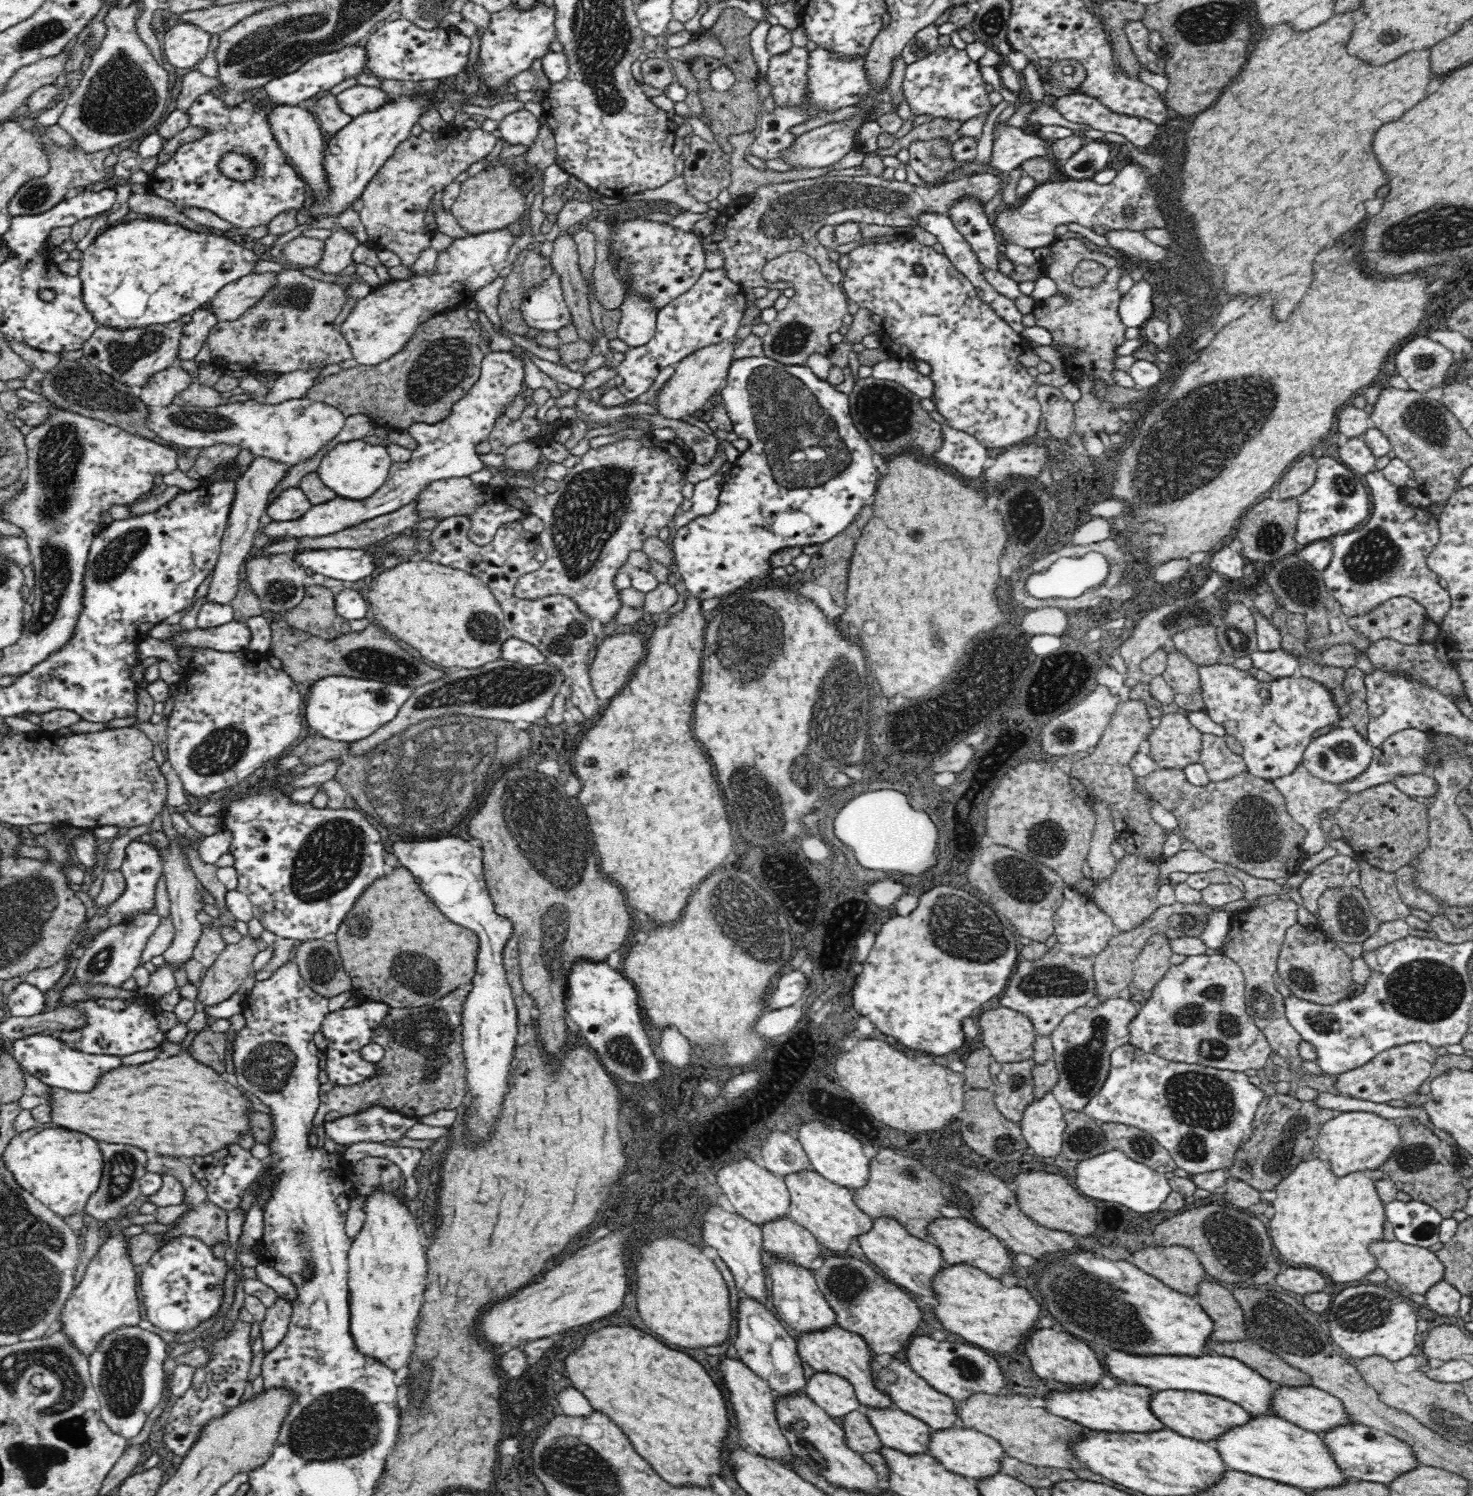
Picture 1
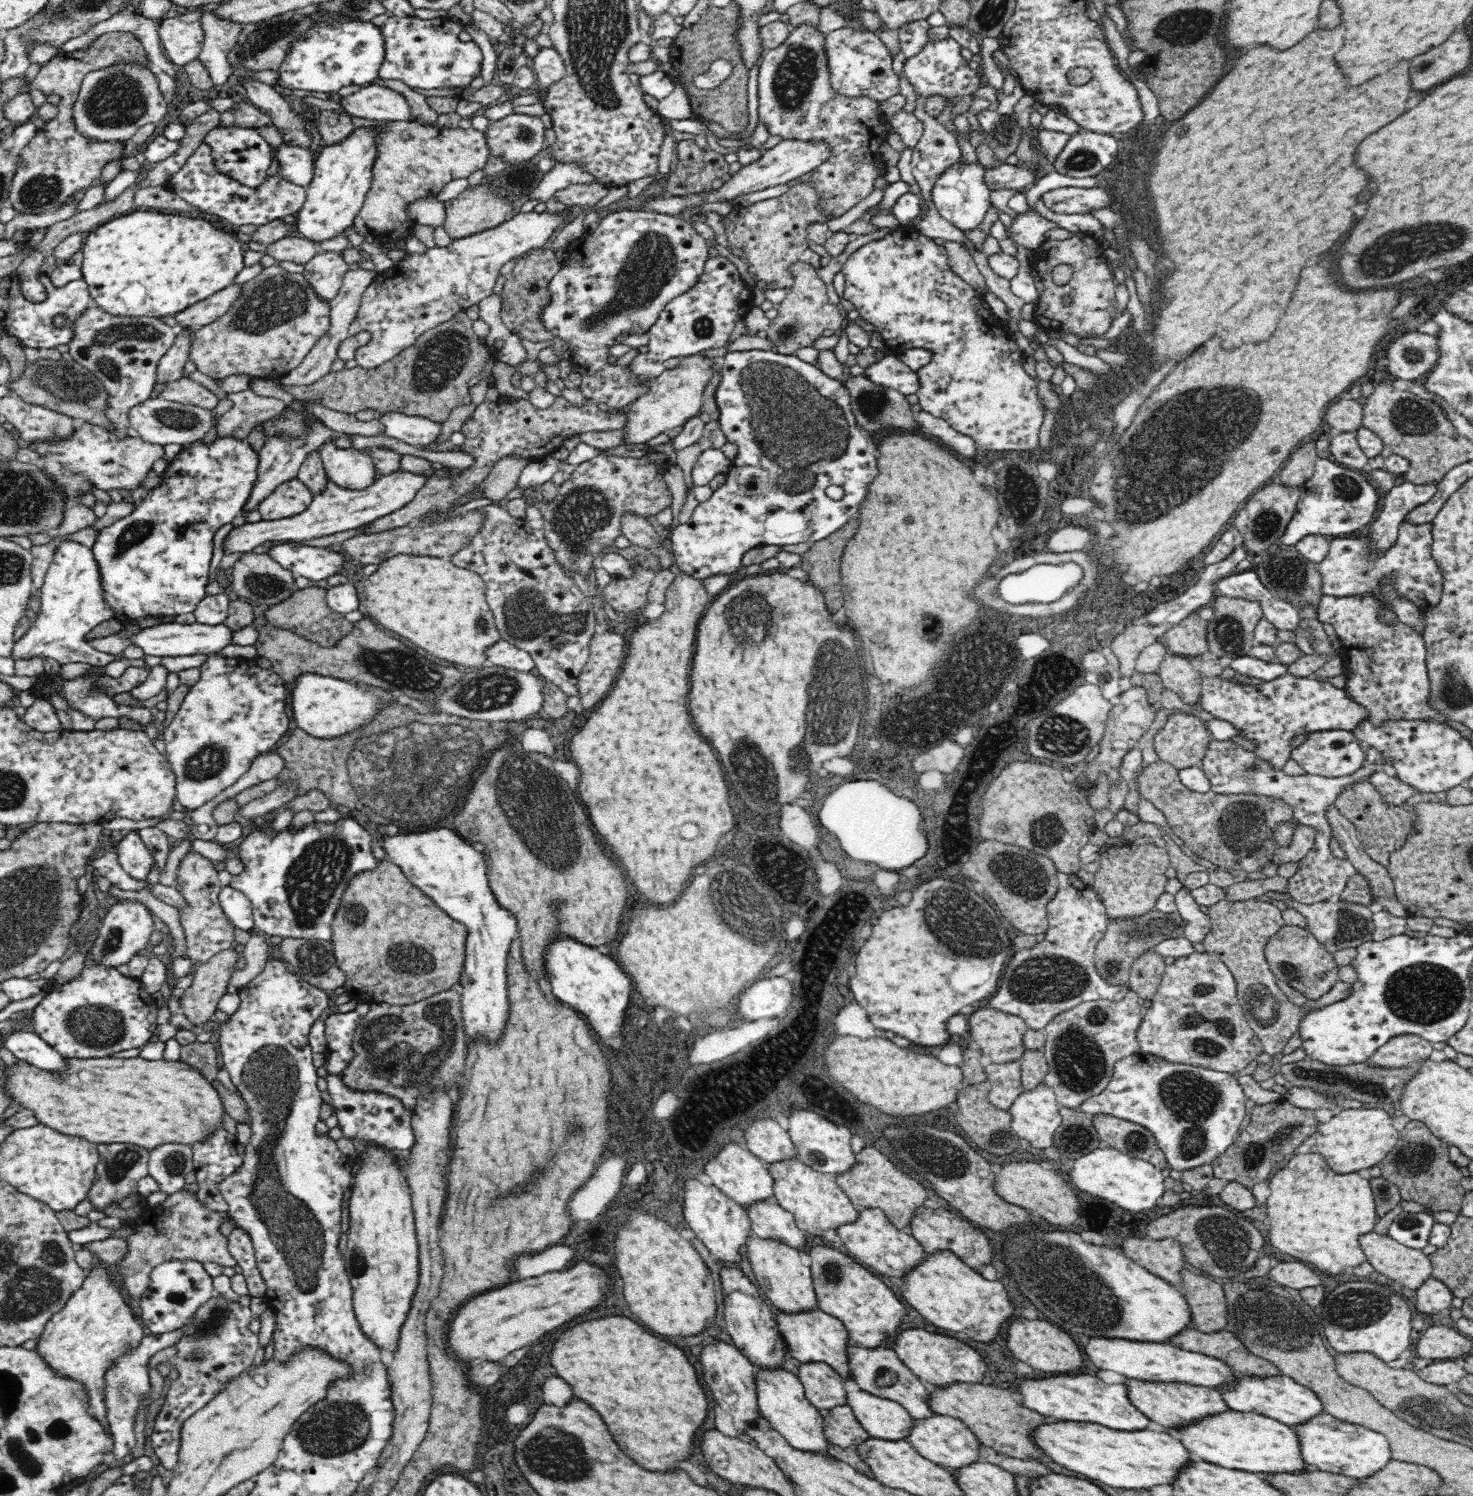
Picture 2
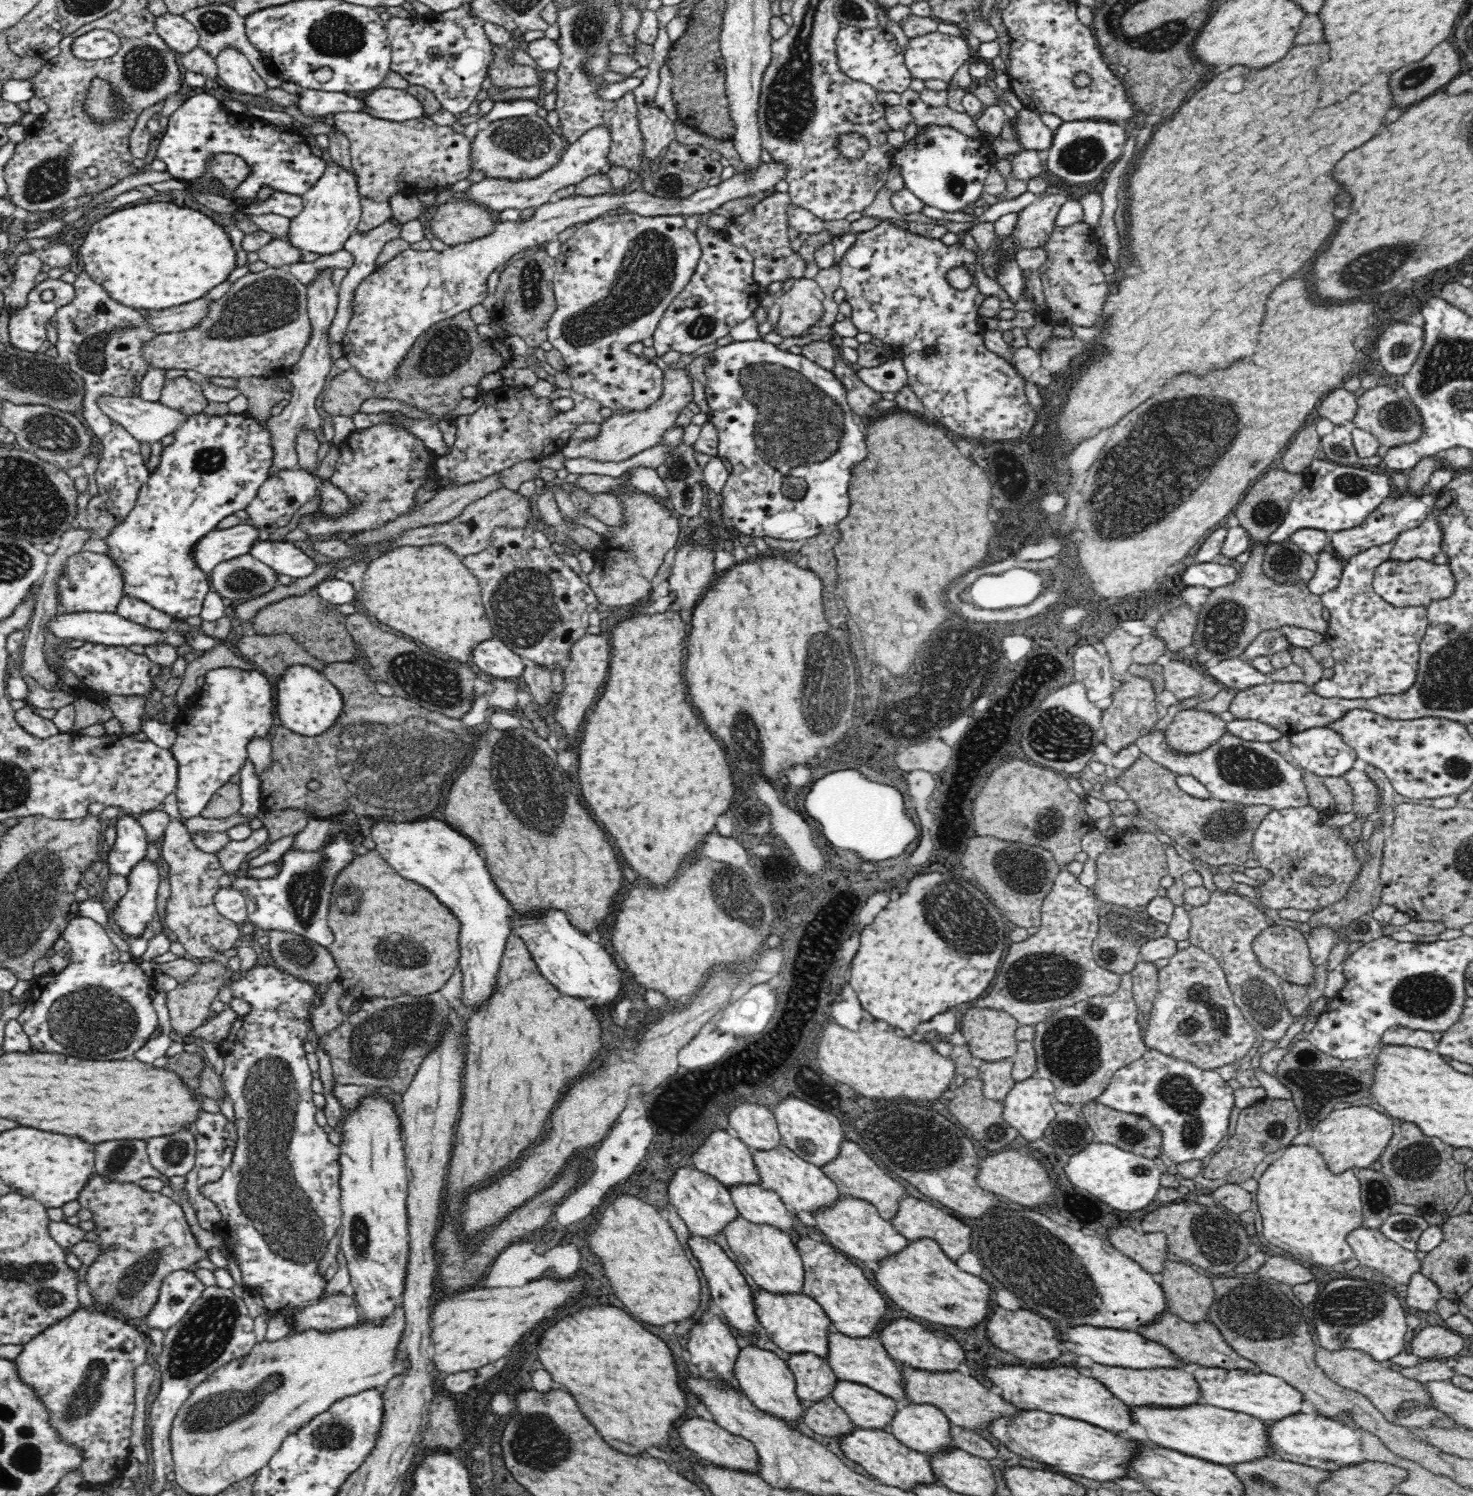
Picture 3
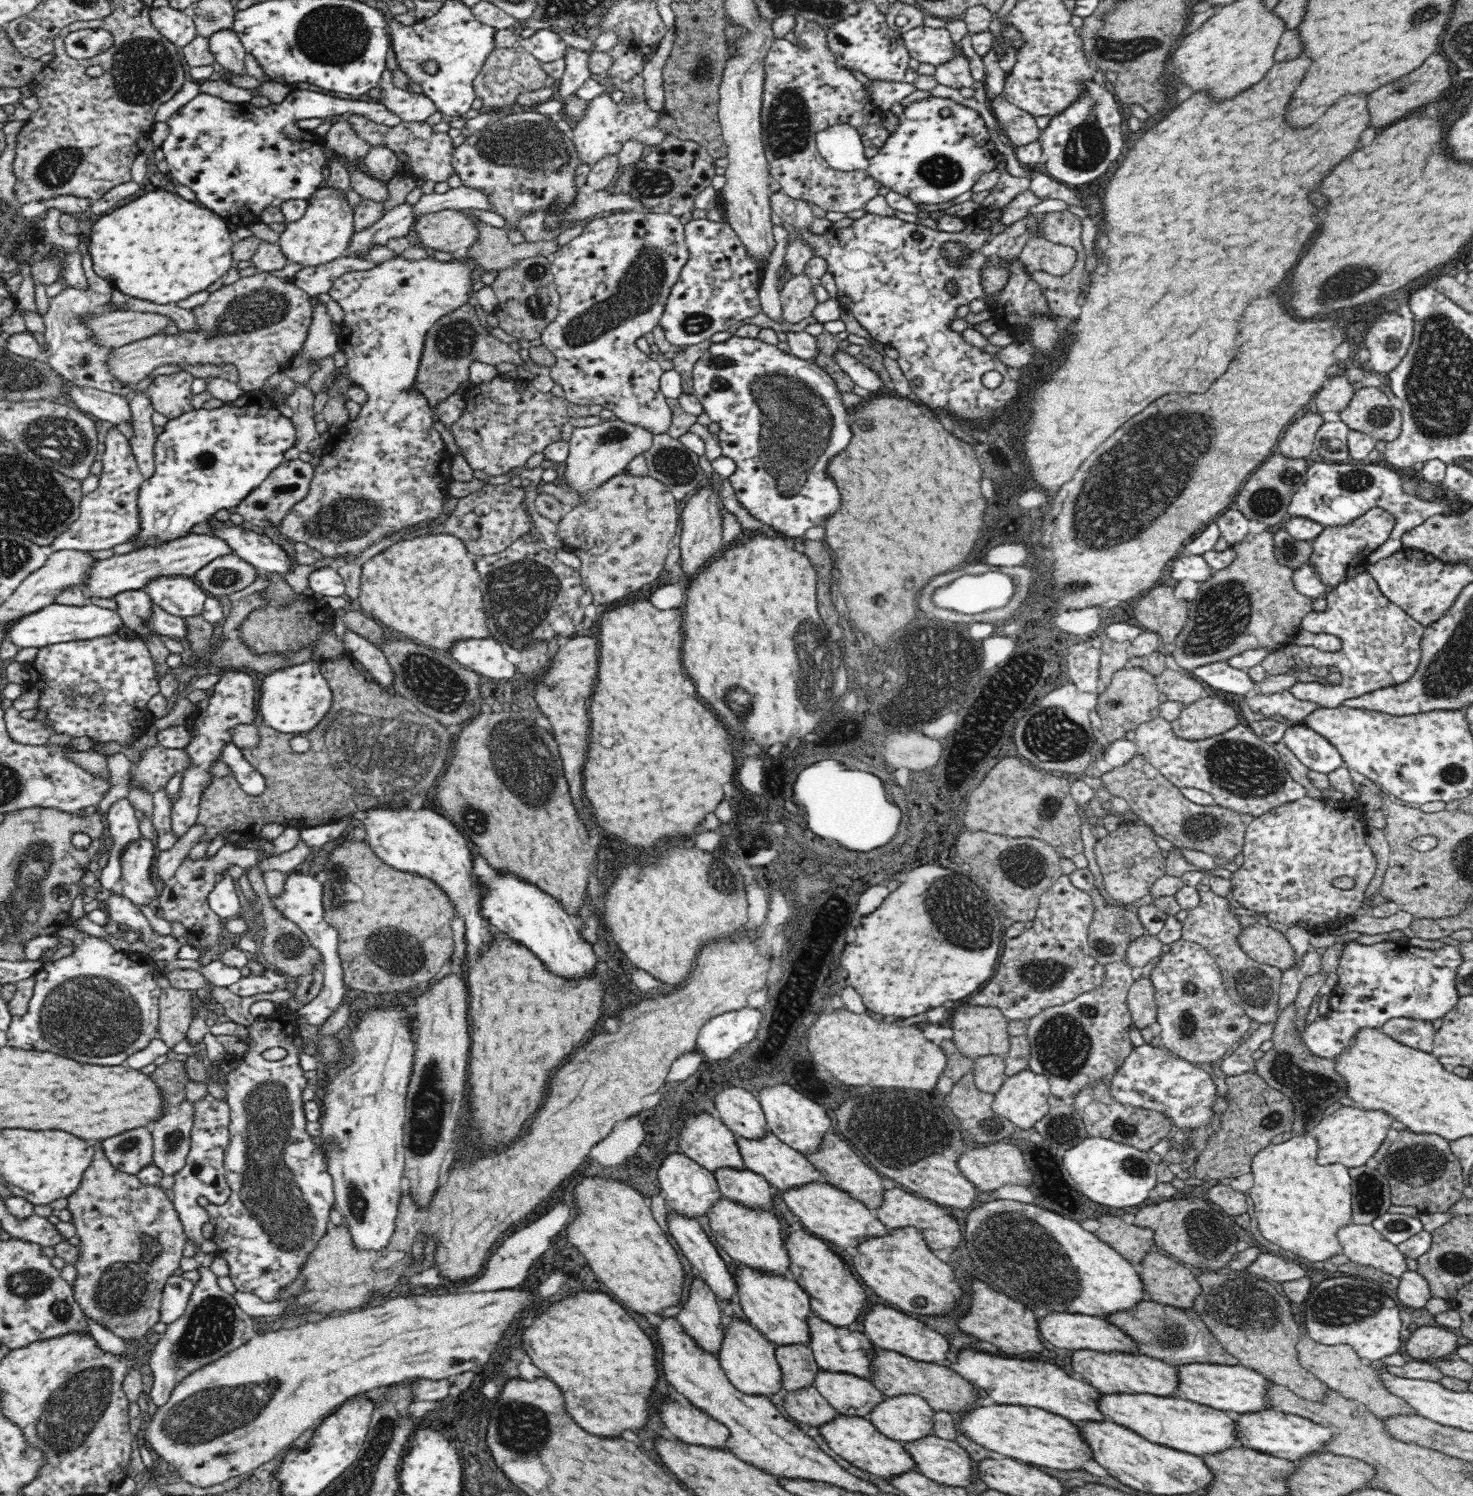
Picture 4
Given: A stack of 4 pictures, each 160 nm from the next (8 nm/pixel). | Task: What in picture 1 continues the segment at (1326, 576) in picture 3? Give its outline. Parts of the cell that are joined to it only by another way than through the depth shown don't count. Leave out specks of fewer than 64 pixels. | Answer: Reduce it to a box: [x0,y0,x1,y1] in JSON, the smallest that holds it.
[1321,471,1452,625]

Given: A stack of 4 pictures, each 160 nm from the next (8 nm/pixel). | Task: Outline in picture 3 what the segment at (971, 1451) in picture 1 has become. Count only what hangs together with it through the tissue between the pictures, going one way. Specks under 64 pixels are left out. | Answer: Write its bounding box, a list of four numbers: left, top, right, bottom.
[886,1403,954,1455]

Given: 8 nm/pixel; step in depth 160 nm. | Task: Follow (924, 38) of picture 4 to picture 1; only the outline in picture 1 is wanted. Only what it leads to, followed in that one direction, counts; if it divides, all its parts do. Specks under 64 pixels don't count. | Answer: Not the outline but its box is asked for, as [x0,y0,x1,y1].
[903,48,994,124]

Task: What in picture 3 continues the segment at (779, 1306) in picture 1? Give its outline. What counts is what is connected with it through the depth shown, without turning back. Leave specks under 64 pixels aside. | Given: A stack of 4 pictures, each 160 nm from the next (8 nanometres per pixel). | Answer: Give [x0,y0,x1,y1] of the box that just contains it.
[725,1214,804,1295]

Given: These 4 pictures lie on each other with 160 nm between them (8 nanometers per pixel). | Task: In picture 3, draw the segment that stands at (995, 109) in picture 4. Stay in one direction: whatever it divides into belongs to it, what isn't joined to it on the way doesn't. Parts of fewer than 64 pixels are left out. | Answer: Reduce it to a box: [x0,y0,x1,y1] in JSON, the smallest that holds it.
[1010,107,1053,151]

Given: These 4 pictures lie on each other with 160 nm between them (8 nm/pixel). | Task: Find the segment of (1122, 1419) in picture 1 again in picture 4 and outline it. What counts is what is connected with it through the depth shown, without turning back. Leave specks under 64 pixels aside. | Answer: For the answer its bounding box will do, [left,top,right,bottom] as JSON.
[946,1350,1106,1422]

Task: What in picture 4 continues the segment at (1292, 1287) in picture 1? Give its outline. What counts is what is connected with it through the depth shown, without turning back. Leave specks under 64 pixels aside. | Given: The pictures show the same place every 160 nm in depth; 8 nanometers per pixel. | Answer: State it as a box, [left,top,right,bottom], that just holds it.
[1245,1252,1304,1283]

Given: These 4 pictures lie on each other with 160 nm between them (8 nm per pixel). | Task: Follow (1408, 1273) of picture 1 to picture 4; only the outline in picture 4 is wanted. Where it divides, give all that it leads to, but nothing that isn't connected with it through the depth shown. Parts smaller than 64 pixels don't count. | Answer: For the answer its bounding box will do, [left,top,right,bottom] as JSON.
[1339,1223,1408,1276]

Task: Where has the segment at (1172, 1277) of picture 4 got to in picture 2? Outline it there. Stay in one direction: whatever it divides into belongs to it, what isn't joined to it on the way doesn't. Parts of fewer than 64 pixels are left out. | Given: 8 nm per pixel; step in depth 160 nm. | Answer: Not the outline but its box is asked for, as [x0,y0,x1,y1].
[1177,1269,1228,1335]

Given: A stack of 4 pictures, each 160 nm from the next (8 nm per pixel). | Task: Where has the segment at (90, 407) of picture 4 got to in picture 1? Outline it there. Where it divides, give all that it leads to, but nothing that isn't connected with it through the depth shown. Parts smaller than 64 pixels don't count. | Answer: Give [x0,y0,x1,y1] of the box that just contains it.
[148,397,346,467]

